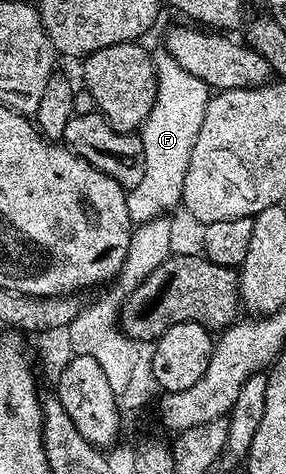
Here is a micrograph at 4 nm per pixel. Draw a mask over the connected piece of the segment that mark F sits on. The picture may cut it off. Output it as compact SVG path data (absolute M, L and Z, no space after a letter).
M161 50L153 57L157 69L157 92L150 117L141 128L144 174L139 186L127 194L128 214L135 224L162 217L180 203L191 150L211 99L209 86L174 62L173 56Z

